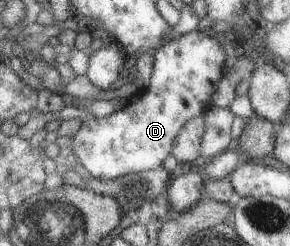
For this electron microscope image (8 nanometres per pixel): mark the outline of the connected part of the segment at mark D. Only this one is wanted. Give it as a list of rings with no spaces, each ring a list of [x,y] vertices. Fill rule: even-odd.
[[[204,30],[192,31],[174,41],[169,42],[166,47],[156,52],[156,67],[152,83],[146,91],[135,90],[132,103],[104,118],[83,118],[81,128],[75,136],[74,153],[77,160],[91,173],[91,176],[104,179],[114,180],[118,177],[128,174],[151,171],[158,167],[163,167],[164,161],[173,155],[176,137],[184,125],[190,121],[206,115],[208,109],[213,107],[212,97],[218,91],[222,79],[225,79],[226,61],[228,53],[226,47],[221,41],[211,37]]]

